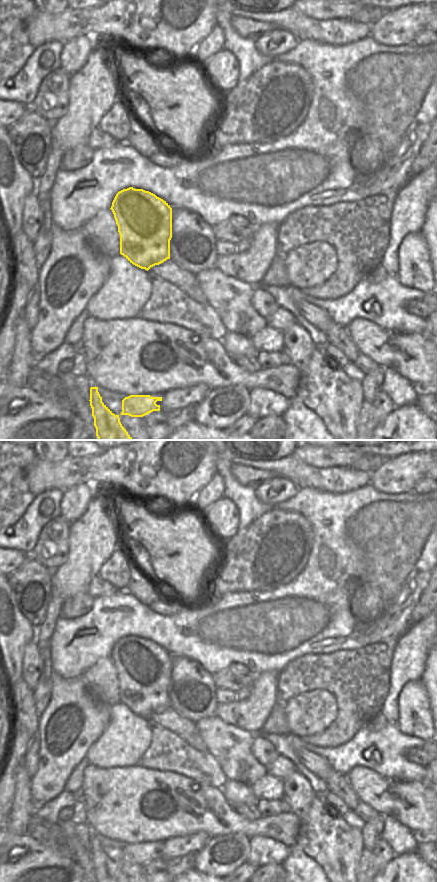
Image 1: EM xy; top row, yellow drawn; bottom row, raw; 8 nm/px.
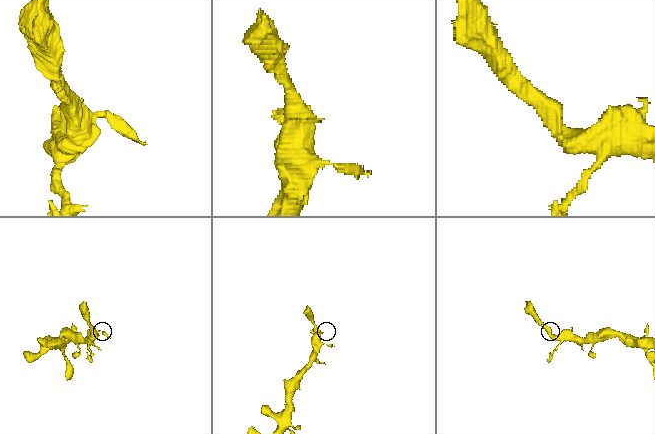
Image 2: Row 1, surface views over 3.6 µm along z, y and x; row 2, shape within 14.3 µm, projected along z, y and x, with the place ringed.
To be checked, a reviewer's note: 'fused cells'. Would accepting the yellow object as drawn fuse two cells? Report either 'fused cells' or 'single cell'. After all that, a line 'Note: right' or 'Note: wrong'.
fused cells
Note: right

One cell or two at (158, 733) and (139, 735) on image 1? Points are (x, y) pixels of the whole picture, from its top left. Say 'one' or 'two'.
two

